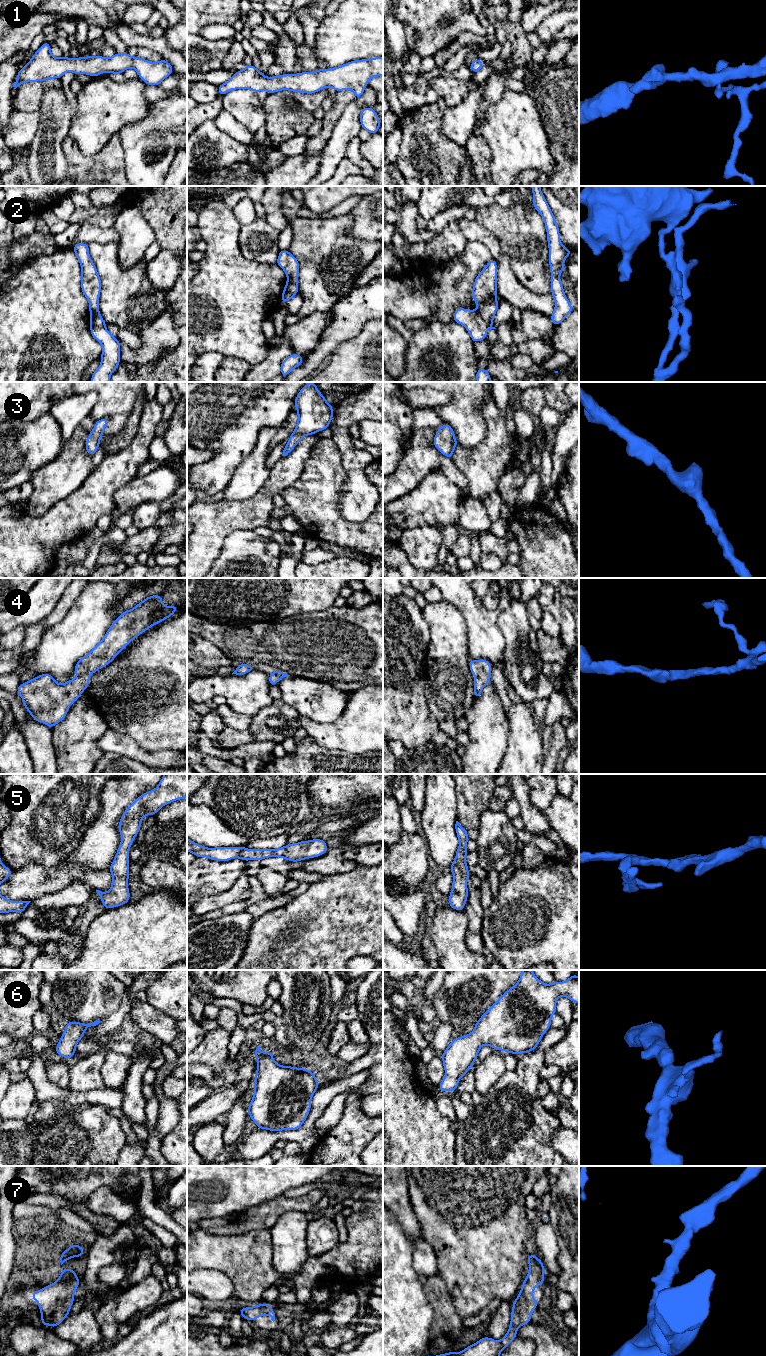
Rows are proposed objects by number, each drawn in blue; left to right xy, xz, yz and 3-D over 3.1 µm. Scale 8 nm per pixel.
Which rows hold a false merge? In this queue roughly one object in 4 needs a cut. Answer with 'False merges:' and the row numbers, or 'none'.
False merges: none

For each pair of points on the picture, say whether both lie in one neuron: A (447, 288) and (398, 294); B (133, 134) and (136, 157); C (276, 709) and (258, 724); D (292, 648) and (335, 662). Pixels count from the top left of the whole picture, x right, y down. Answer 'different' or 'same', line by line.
A: same
B: different
C: same
D: same

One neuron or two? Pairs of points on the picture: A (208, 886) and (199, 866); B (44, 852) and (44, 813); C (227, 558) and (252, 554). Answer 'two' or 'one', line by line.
A: one
B: one
C: one

